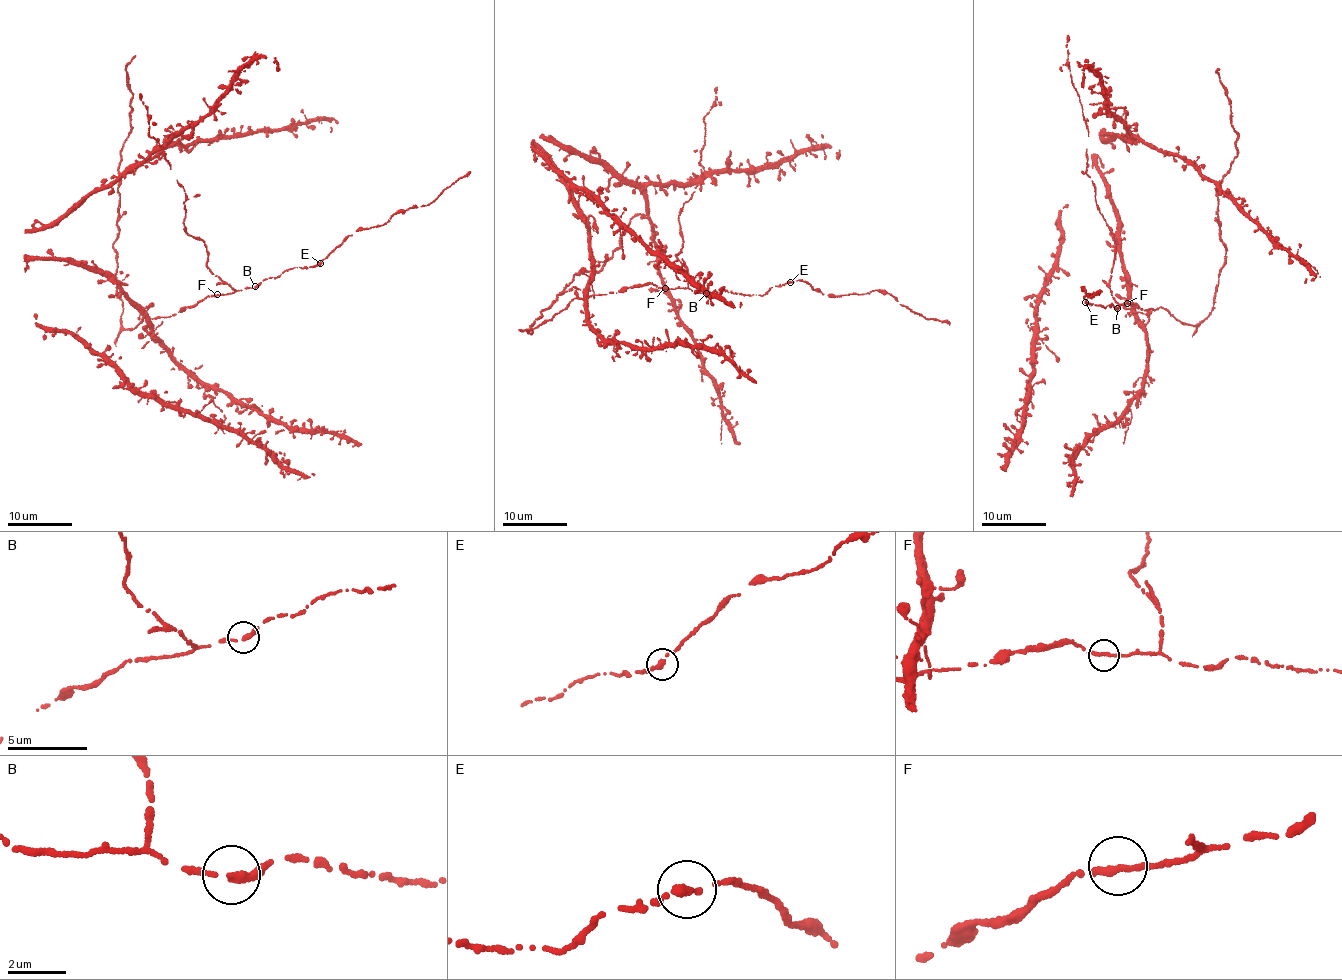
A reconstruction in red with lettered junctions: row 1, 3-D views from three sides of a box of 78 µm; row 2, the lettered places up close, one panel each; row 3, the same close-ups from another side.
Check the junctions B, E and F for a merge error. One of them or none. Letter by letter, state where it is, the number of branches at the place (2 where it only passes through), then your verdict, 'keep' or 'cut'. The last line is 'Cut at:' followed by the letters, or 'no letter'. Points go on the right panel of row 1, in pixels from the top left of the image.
B: place (1117, 308); branches 2; keep
E: place (1085, 302); branches 2; keep
F: place (1127, 303); branches 2; keep
Cut at: no letter

